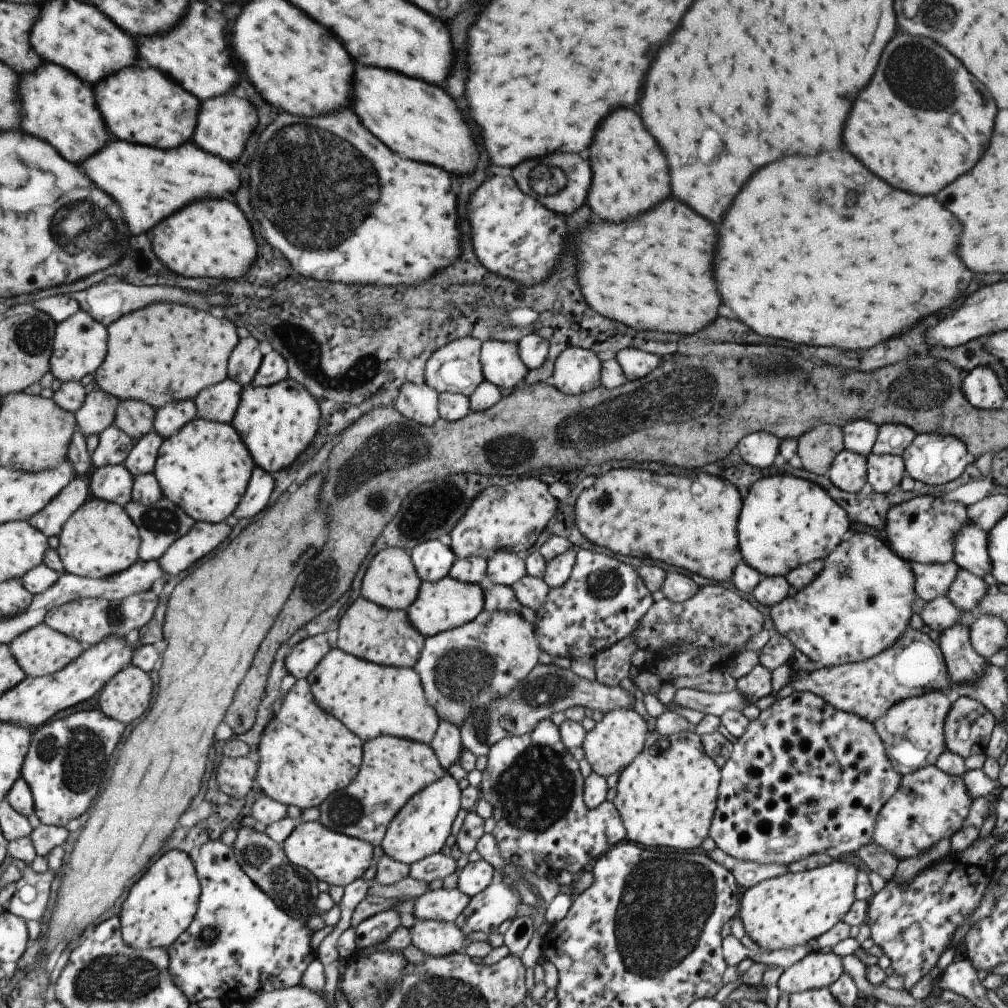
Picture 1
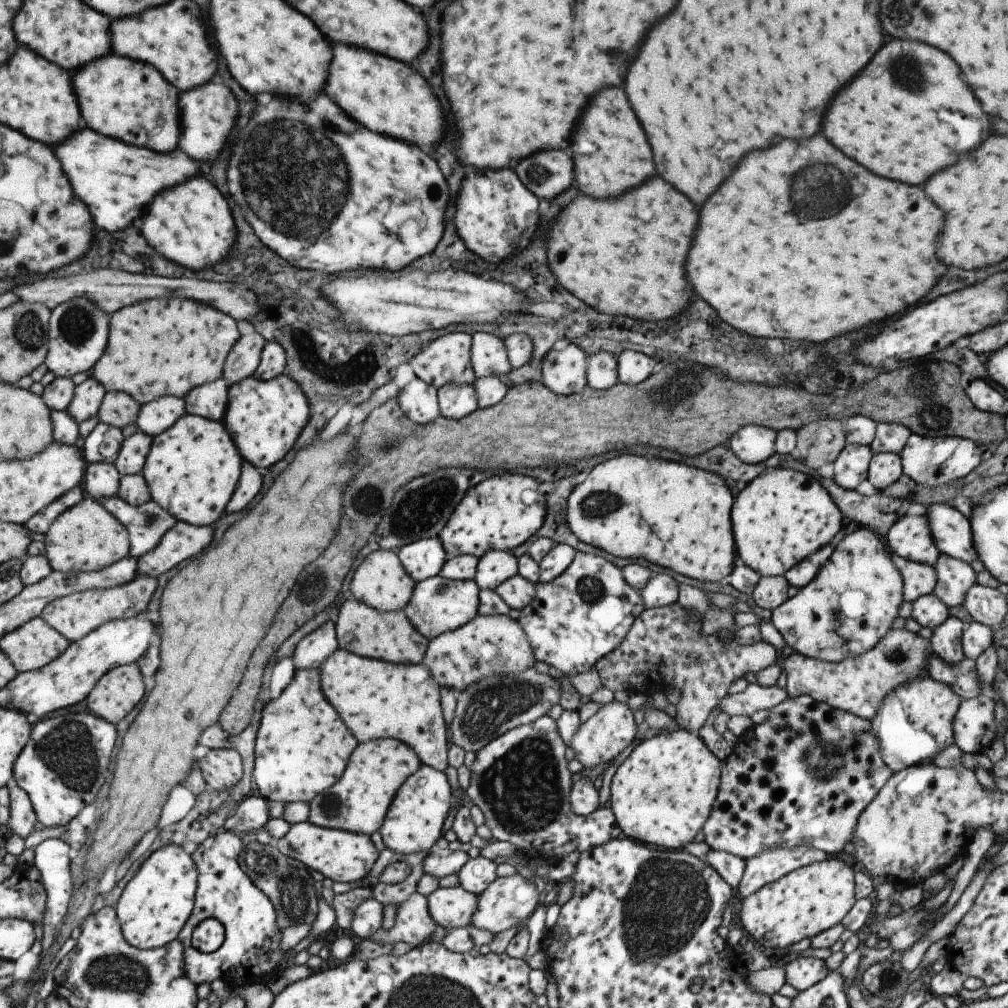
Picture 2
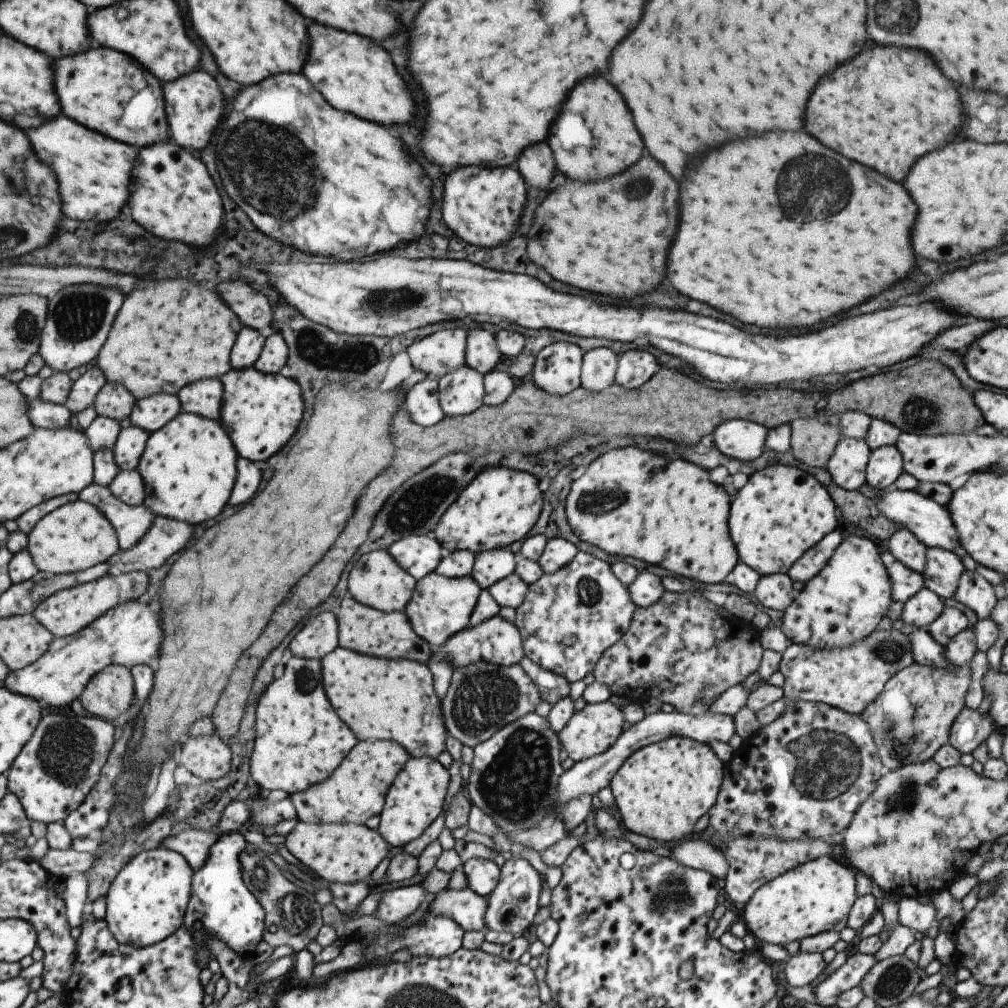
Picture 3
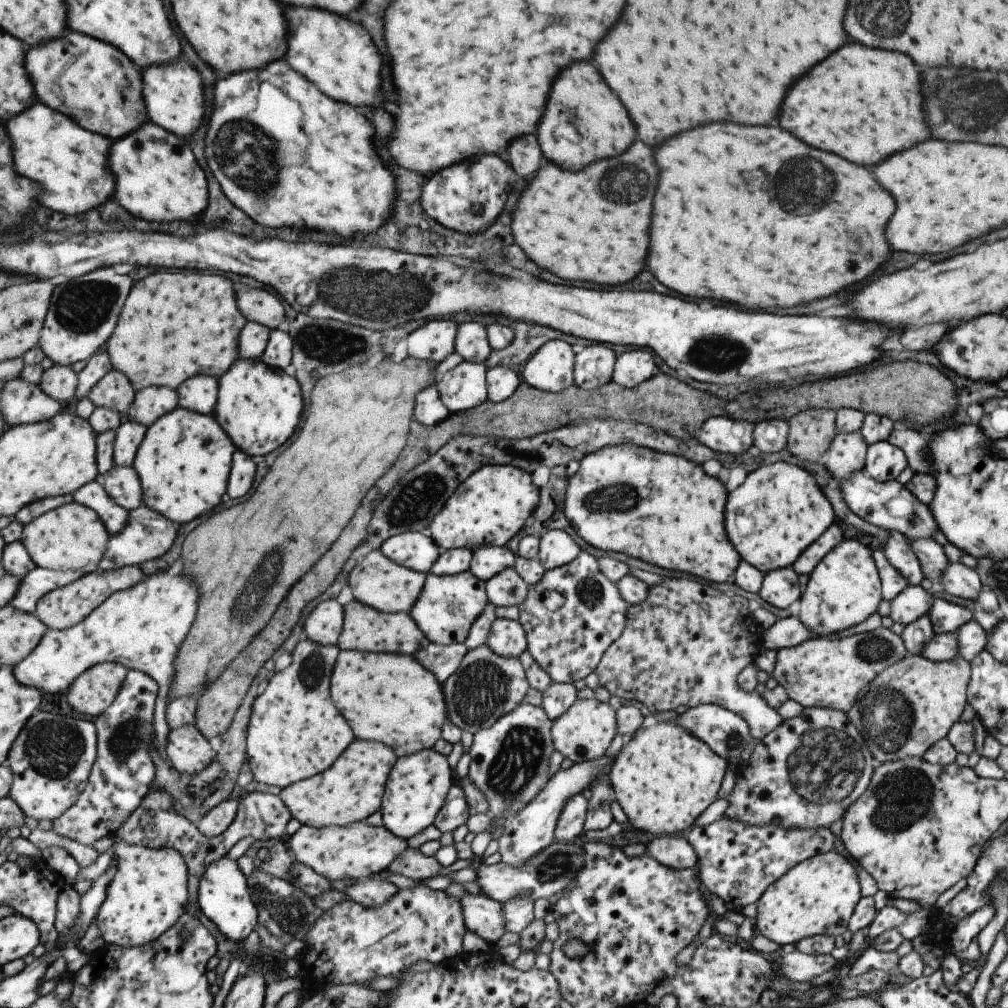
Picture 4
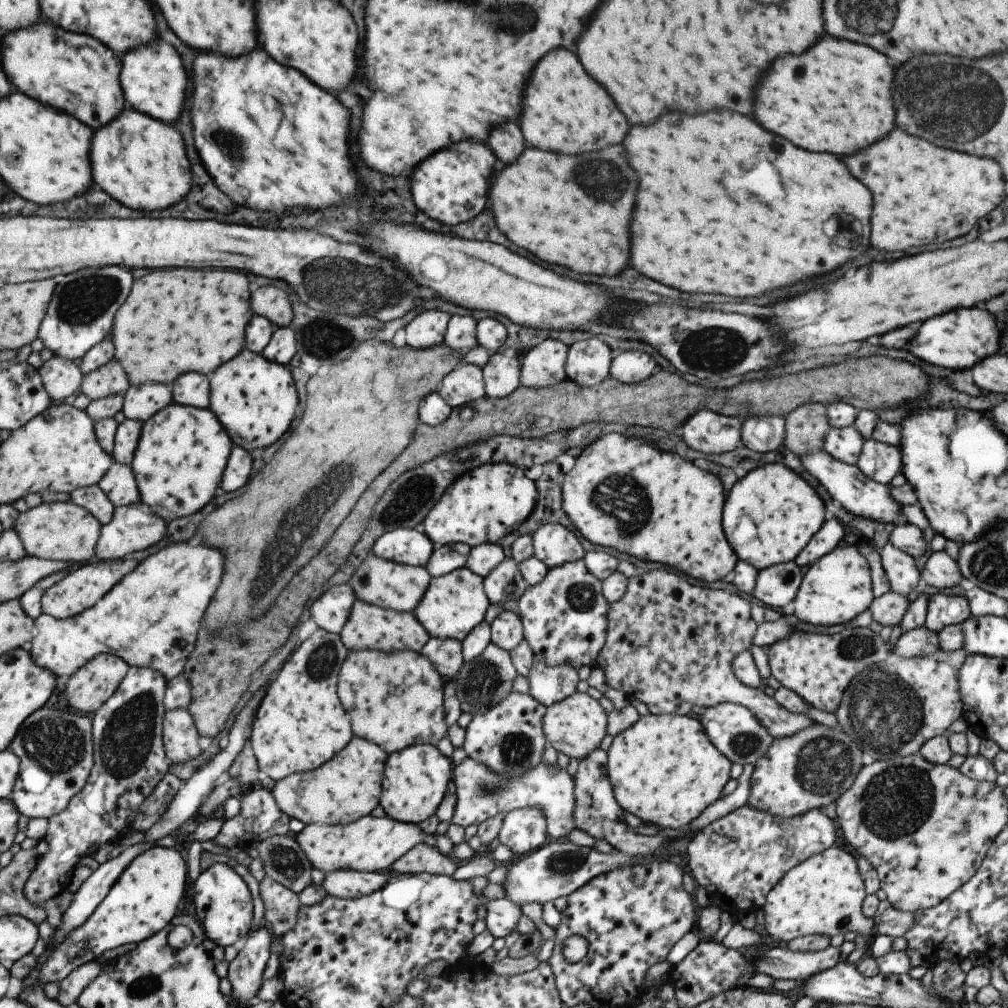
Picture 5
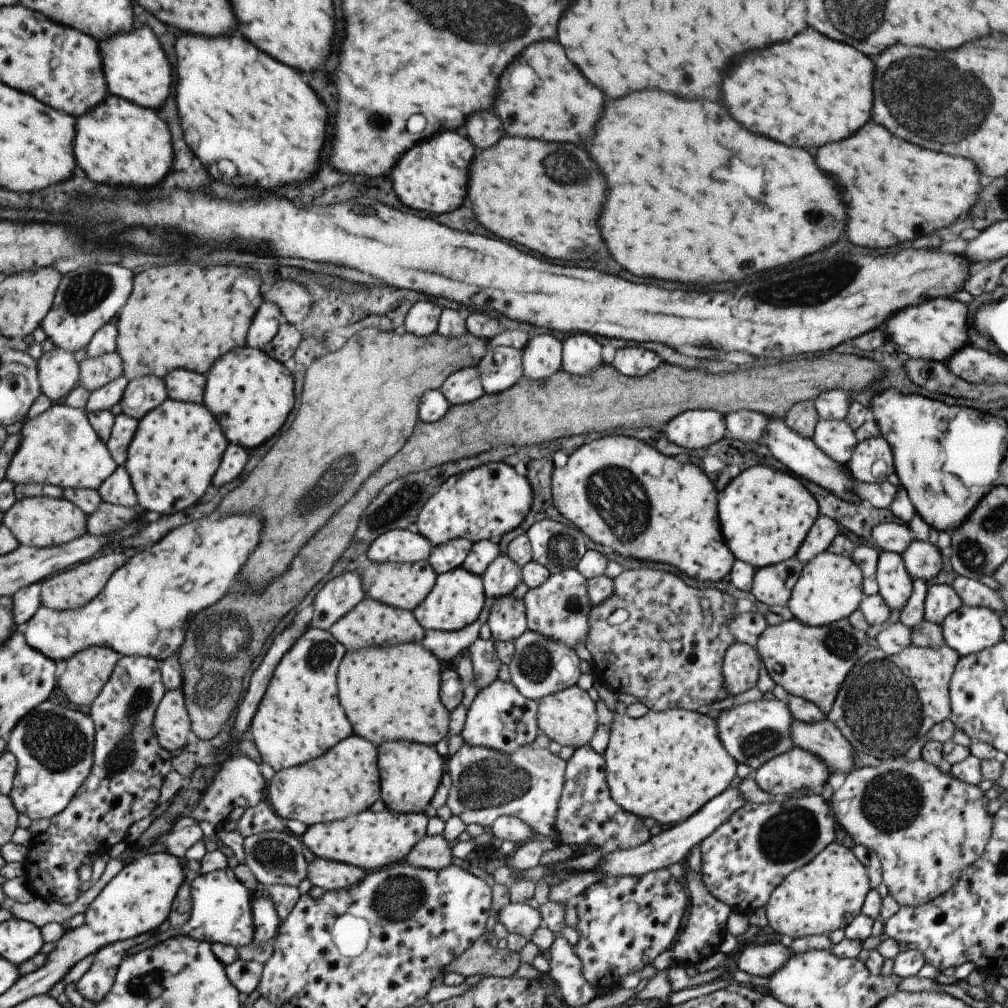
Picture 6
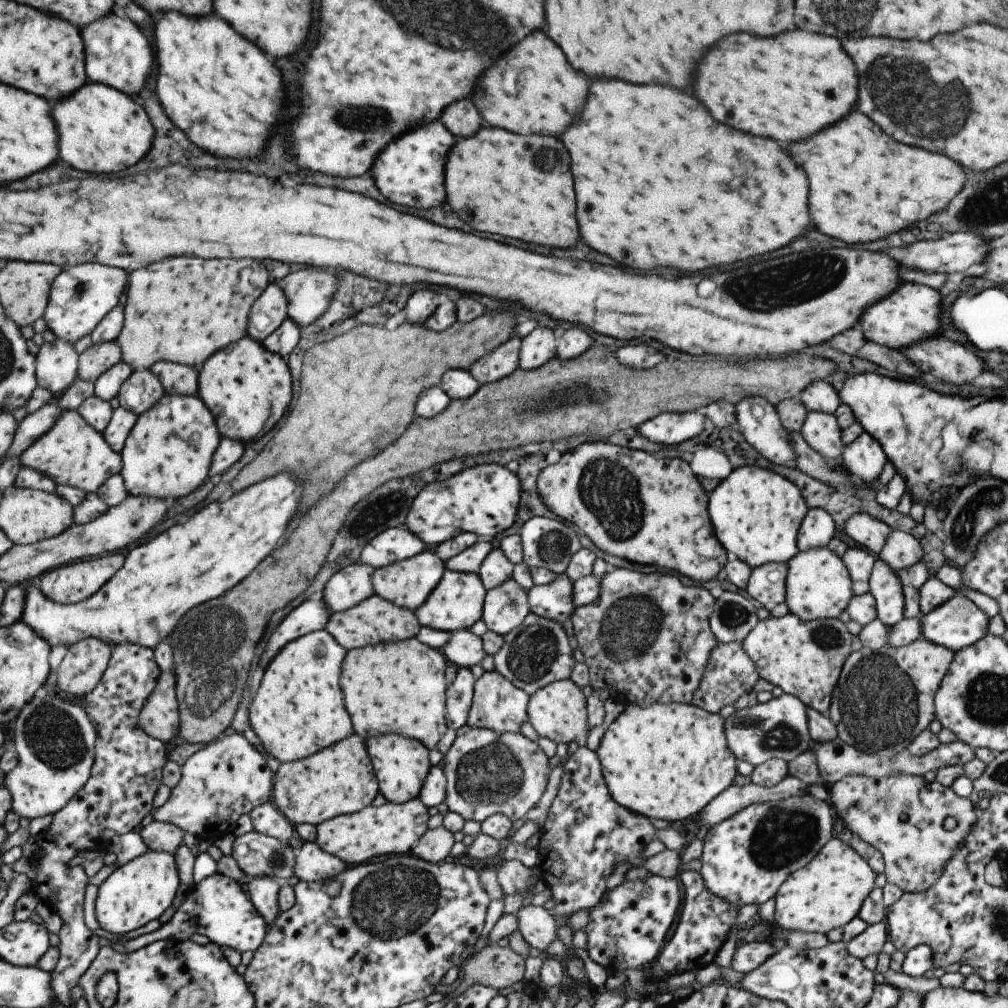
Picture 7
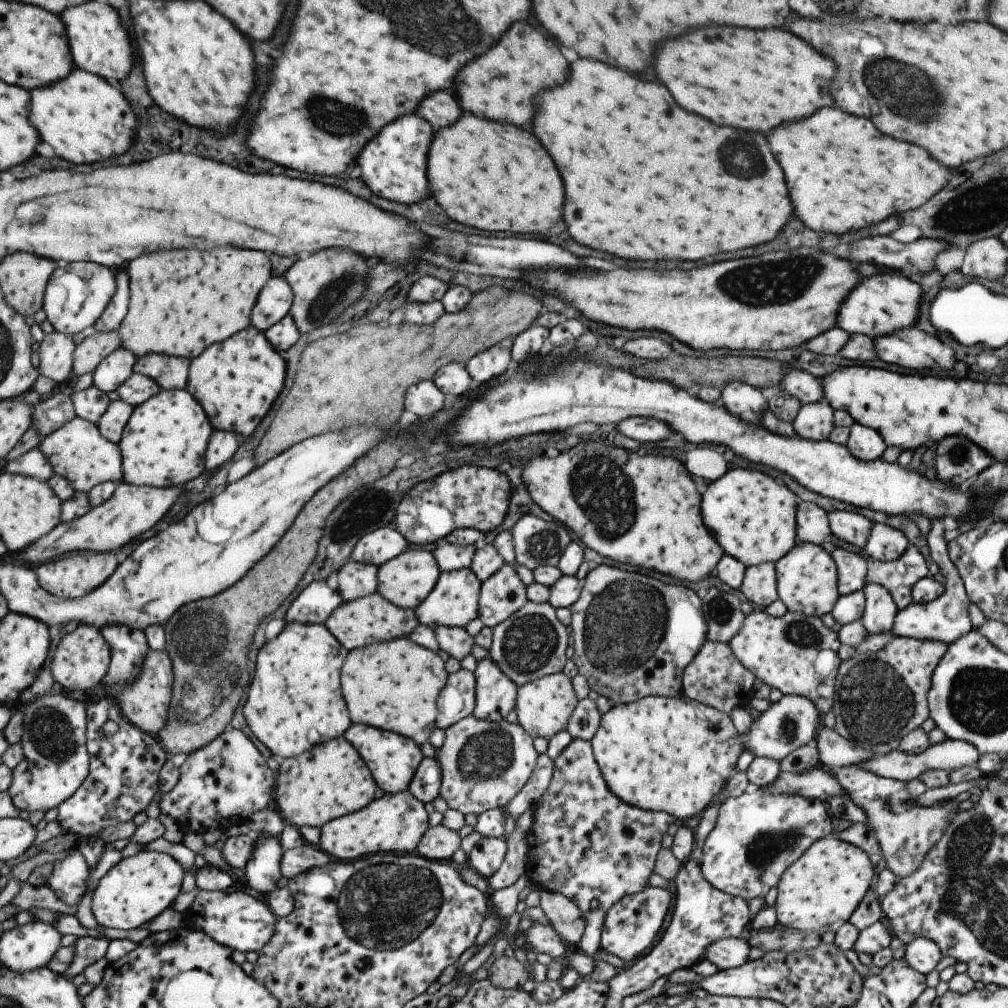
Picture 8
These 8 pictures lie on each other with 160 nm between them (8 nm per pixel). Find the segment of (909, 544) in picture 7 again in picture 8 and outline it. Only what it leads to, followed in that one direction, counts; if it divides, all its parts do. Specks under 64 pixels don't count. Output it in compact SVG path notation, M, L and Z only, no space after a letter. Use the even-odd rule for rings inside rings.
M873 524L863 550L869 558L887 562L899 558L907 547L908 540L900 530Z

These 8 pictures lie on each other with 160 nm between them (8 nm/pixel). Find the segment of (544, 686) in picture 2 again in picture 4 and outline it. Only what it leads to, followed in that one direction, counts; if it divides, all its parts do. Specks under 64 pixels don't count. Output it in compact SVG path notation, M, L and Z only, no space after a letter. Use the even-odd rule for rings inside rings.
M479 645L463 655L455 674L442 684L446 718L460 731L467 730L474 735L525 702L529 688L518 657L500 657L485 645Z

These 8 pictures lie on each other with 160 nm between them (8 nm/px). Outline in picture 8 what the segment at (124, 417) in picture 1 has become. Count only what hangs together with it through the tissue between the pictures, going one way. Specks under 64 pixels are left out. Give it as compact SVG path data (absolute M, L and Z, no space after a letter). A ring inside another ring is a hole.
M95 331L77 344L73 363L73 374L81 376L93 369L117 347L120 346L118 331L100 333Z

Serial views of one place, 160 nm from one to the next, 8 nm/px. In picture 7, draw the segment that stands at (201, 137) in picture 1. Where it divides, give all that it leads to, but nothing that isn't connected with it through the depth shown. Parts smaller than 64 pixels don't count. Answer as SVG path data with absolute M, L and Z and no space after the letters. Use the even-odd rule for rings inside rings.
M107 12L105 16L81 26L79 32L83 44L83 68L87 81L115 88L129 97L137 94L145 86L145 80L153 66L153 52L145 36L131 20L117 18Z

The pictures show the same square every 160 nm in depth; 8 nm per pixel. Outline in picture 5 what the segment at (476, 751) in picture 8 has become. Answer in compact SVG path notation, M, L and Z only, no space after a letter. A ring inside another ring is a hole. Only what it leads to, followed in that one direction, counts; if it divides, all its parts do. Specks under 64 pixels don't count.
M454 748L449 758L453 764L452 778L456 803L450 822L463 828L477 826L497 813L509 812L523 807L537 807L546 818L548 840L565 840L574 829L572 814L574 809L574 784L565 770L557 764L548 766L539 762L531 770L514 779L498 775L466 756L462 748Z

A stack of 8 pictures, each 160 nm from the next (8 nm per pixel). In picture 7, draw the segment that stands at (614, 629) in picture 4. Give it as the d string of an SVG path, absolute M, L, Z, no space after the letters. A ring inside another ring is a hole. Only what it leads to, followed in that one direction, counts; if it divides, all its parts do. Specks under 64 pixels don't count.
M557 576L549 584L533 585L527 593L528 612L543 619L559 622L562 626L562 621L565 618L570 618L573 609L575 608L572 599L572 582L565 576Z

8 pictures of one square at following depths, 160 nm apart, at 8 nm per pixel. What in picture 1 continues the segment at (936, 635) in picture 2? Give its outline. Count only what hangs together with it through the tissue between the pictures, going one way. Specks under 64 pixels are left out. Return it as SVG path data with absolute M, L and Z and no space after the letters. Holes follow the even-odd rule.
M957 623L940 633L938 649L941 651L946 674L955 685L977 683L989 664L986 658L979 656L970 643L967 627Z

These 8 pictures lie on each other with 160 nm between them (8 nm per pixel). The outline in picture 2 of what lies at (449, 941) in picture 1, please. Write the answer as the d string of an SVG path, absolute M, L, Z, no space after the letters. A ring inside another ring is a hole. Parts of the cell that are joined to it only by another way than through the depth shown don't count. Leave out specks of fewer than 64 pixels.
M415 892L411 894L403 904L400 904L396 908L395 923L394 926L388 930L384 930L382 927L379 930L376 930L368 936L367 939L374 942L374 944L391 944L399 941L407 942L411 946L416 947L423 943L429 943L429 938L431 934L435 932L435 923L433 919L429 916L427 907L426 907L426 897L421 896L419 893Z

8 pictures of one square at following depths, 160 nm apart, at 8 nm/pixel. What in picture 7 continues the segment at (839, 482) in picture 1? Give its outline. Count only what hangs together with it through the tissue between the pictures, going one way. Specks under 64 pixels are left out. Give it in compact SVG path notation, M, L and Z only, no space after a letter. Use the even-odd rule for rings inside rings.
M808 411L800 435L803 440L829 462L838 462L844 449L834 415Z

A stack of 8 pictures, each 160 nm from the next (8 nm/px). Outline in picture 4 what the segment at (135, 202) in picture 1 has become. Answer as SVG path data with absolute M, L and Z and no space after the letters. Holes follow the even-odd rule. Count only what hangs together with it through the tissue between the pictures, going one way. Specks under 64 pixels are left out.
M33 104L29 110L21 112L21 116L13 118L9 122L9 134L17 144L17 172L21 172L21 176L29 176L29 180L37 180L41 188L45 188L45 196L41 196L45 204L41 206L73 216L73 214L87 212L89 208L97 208L113 194L113 188L115 188L113 174L107 168L107 154L109 154L111 140L79 128L67 116L53 112L43 104Z

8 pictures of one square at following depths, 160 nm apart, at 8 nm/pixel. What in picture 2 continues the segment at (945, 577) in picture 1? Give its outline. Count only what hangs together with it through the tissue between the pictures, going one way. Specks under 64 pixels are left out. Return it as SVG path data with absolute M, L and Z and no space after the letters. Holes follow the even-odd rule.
M890 553L890 557L902 578L902 600L912 603L920 596L932 592L936 583L936 572L933 565L907 560L893 553Z

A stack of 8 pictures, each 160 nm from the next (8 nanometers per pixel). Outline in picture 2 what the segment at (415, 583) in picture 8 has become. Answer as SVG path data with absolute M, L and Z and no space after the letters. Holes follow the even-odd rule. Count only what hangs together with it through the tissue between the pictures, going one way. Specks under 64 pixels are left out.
M383 549L370 552L360 562L356 562L349 574L348 584L352 596L358 601L378 611L396 611L409 602L415 582L405 572L396 550Z

